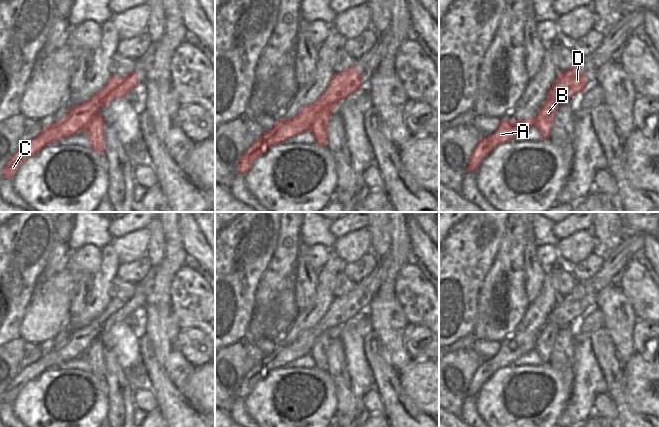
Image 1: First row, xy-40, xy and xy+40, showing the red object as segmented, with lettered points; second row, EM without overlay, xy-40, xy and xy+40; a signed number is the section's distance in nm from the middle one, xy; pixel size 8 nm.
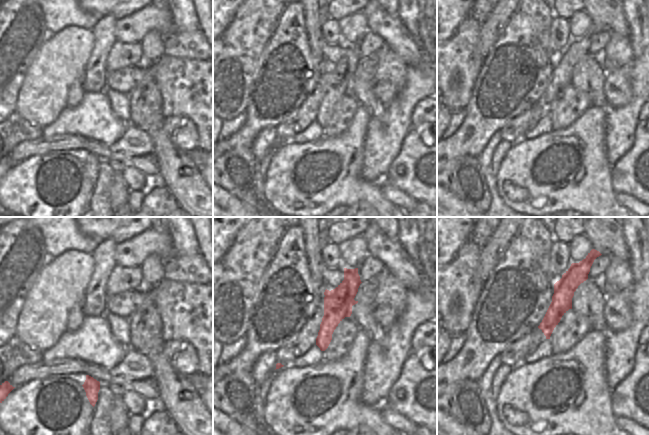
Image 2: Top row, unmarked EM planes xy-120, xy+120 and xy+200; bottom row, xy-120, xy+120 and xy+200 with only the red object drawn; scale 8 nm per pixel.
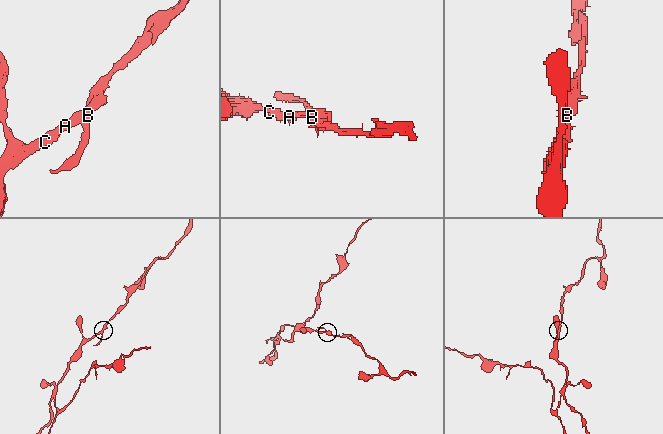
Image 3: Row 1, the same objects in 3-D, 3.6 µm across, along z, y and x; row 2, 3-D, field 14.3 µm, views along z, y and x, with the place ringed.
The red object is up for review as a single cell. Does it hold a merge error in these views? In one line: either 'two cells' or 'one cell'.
two cells

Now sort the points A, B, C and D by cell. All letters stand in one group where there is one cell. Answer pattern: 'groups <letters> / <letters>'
groups A C / B D

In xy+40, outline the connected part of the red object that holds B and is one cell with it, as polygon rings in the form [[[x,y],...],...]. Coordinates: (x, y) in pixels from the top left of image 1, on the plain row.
[[[575,286],[567,296],[558,296],[558,301],[536,339],[536,351],[540,355],[542,364],[550,362],[552,347],[561,326],[569,325],[575,318],[583,316],[587,298],[580,295],[580,287]]]

